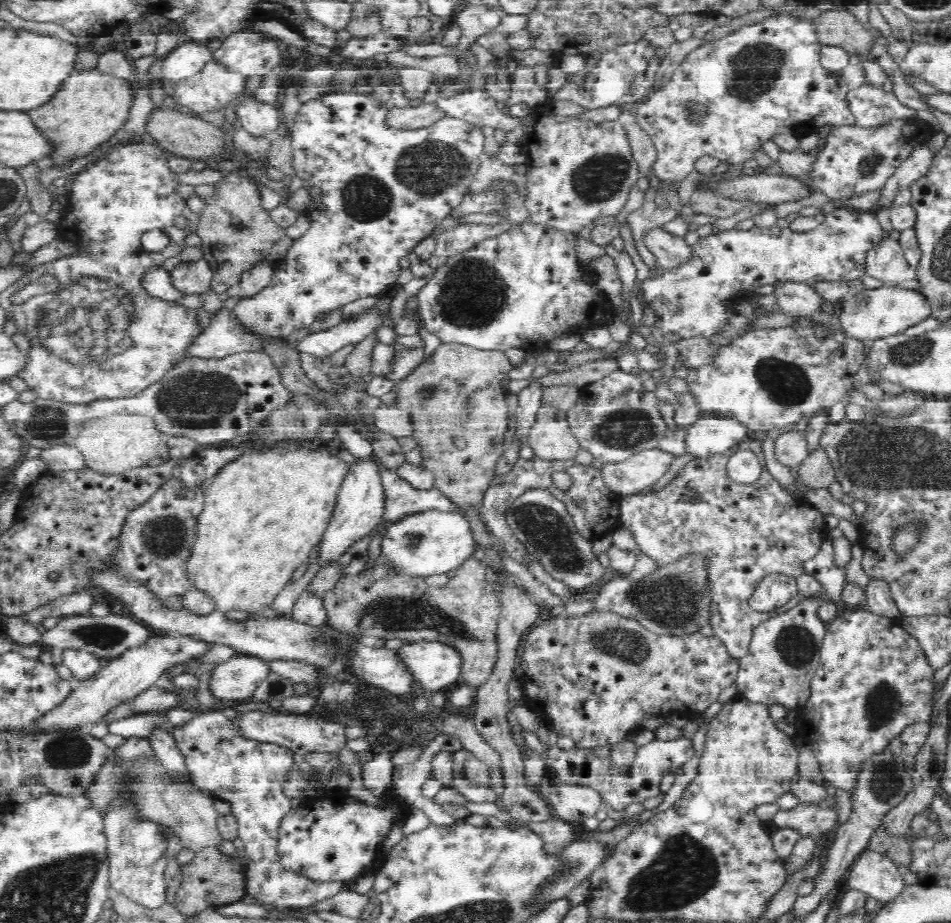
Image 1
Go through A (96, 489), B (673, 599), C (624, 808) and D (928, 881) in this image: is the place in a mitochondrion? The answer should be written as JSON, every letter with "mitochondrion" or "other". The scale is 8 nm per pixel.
{"A":"other","B":"mitochondrion","C":"other","D":"other"}

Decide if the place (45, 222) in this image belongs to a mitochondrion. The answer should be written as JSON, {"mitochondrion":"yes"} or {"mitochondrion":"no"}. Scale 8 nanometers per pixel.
{"mitochondrion":"no"}

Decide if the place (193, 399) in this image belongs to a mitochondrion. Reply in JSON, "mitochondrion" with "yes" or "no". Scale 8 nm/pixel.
{"mitochondrion":"yes"}

